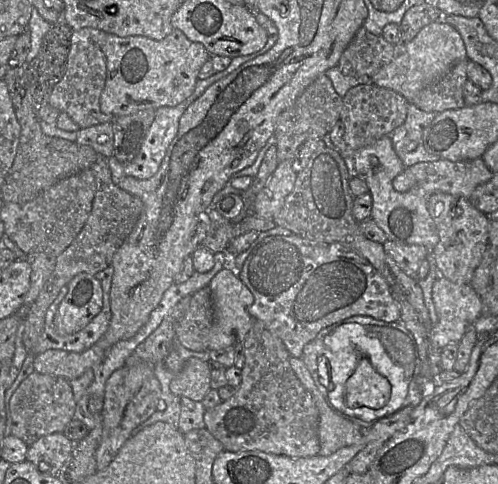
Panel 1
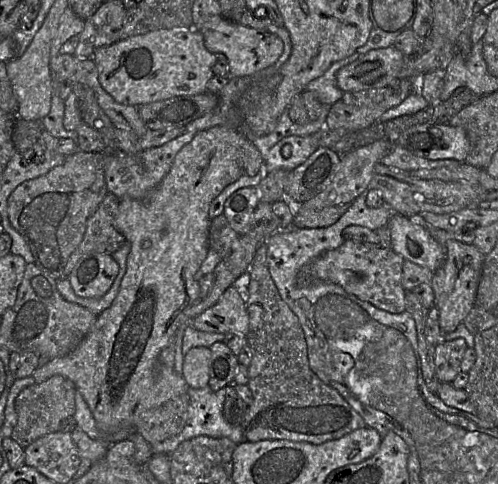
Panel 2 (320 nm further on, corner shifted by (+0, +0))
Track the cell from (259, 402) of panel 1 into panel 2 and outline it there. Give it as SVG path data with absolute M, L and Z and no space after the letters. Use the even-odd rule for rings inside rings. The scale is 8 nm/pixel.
M262 244L256 251L249 266L249 282L245 301L249 316L247 345L252 359L248 367L248 387L253 394L253 402L248 407L241 425L247 442L261 440L289 440L319 445L337 440L360 428L368 427L362 416L356 412L343 396L325 384L311 369L308 361L307 344L297 316L282 300L269 273L267 246Z

